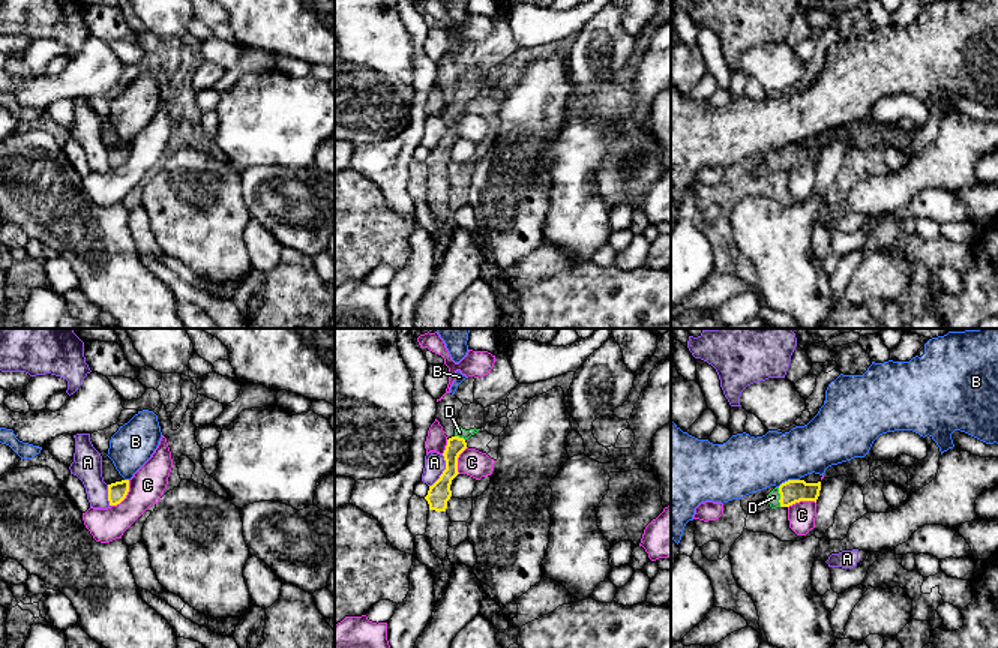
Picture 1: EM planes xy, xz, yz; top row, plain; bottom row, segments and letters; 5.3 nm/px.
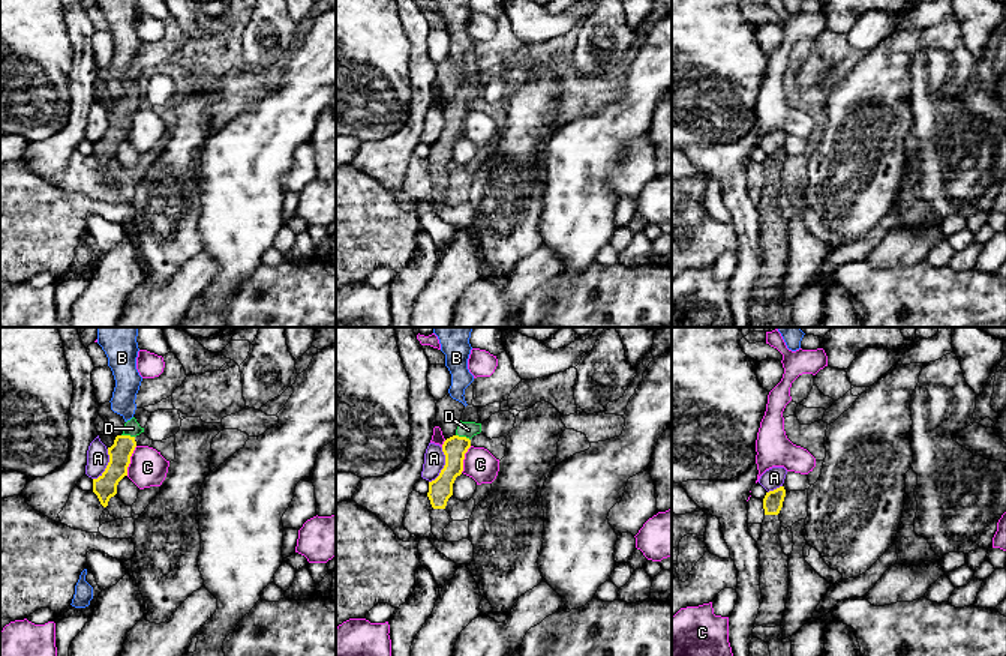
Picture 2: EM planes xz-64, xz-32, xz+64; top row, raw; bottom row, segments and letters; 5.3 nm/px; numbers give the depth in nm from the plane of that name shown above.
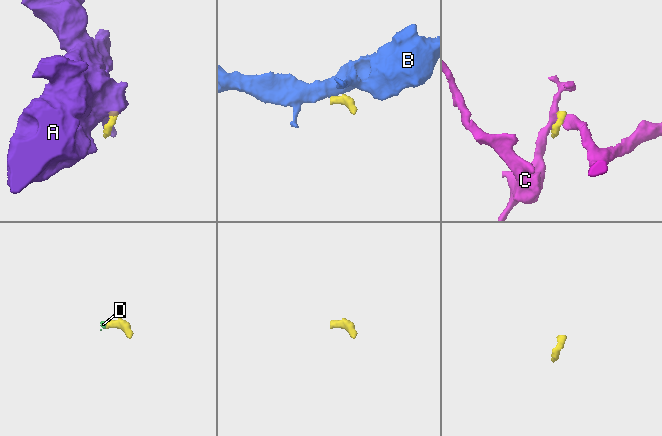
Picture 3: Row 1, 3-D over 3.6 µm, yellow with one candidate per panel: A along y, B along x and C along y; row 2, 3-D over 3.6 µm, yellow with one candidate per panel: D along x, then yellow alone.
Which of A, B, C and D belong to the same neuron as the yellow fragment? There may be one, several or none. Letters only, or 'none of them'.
D

